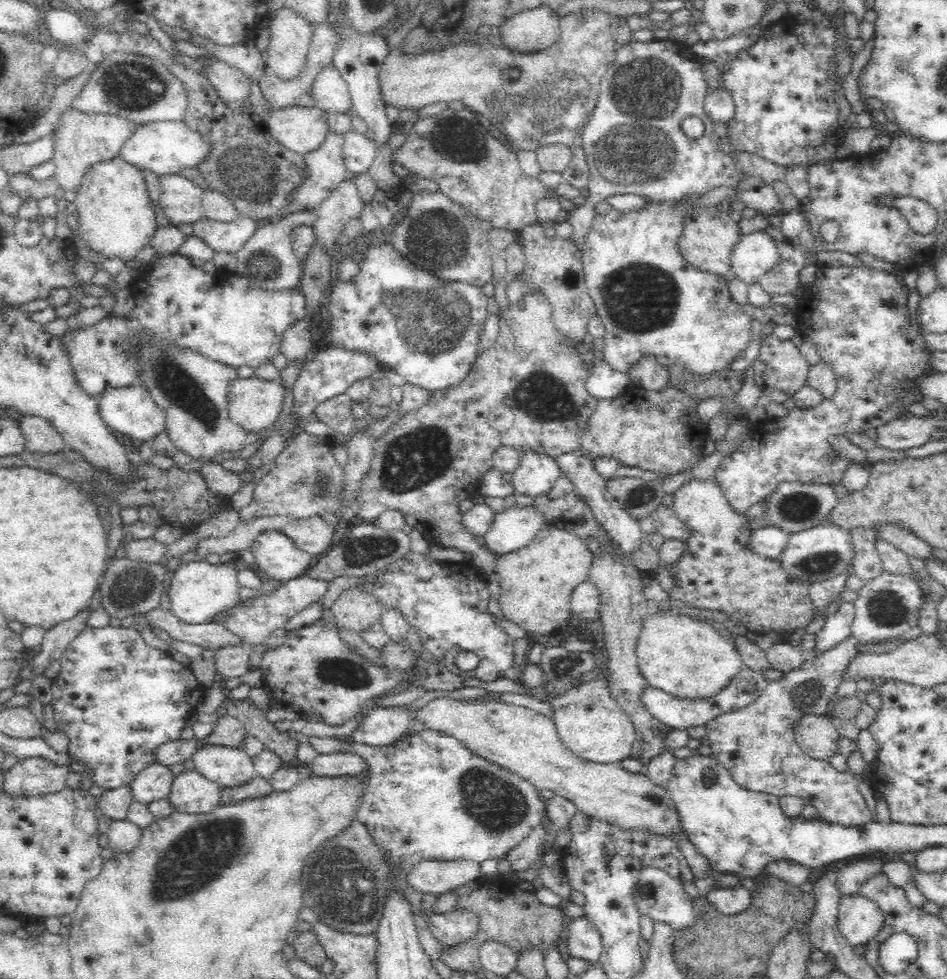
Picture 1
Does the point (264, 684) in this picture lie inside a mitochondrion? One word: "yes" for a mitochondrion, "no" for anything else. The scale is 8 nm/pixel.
no

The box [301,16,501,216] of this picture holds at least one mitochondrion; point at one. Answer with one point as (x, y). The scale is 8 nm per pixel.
(454, 147)

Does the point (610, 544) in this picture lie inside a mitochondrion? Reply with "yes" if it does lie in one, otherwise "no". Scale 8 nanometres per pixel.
no

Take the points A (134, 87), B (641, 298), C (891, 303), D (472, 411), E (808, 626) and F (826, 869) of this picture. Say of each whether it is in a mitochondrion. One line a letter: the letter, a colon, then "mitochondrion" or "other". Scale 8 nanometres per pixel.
A: mitochondrion
B: mitochondrion
C: other
D: other
E: other
F: other

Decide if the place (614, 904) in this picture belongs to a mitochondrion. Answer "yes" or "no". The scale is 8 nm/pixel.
no

